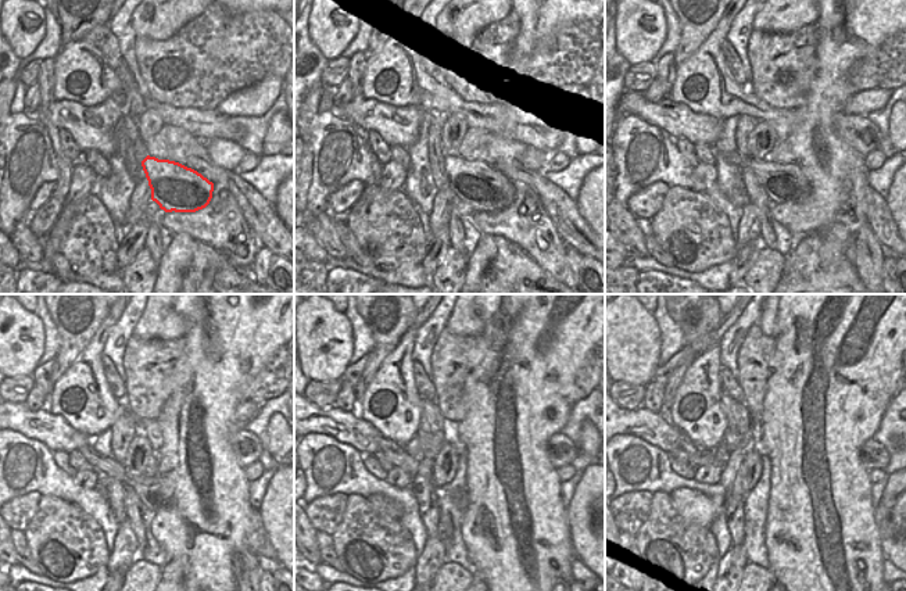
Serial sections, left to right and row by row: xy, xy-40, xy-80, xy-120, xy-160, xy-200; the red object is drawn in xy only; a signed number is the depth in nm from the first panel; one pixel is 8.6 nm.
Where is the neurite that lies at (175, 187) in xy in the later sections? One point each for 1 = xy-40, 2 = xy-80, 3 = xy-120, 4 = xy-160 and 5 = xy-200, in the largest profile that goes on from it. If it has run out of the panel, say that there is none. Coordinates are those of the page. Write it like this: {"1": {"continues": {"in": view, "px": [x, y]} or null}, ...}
{"1": {"continues": {"in": "xy-40", "px": [476, 183]}}, "2": {"continues": {"in": "xy-80", "px": [783, 182]}}, "3": {"continues": {"in": "xy-120", "px": [156, 493]}}, "4": {"continues": {"in": "xy-160", "px": [396, 454]}}, "5": {"continues": {"in": "xy-200", "px": [701, 455]}}}

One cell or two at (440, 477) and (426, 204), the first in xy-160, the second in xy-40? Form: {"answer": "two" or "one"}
{"answer": "two"}

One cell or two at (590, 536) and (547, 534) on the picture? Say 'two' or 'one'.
two

